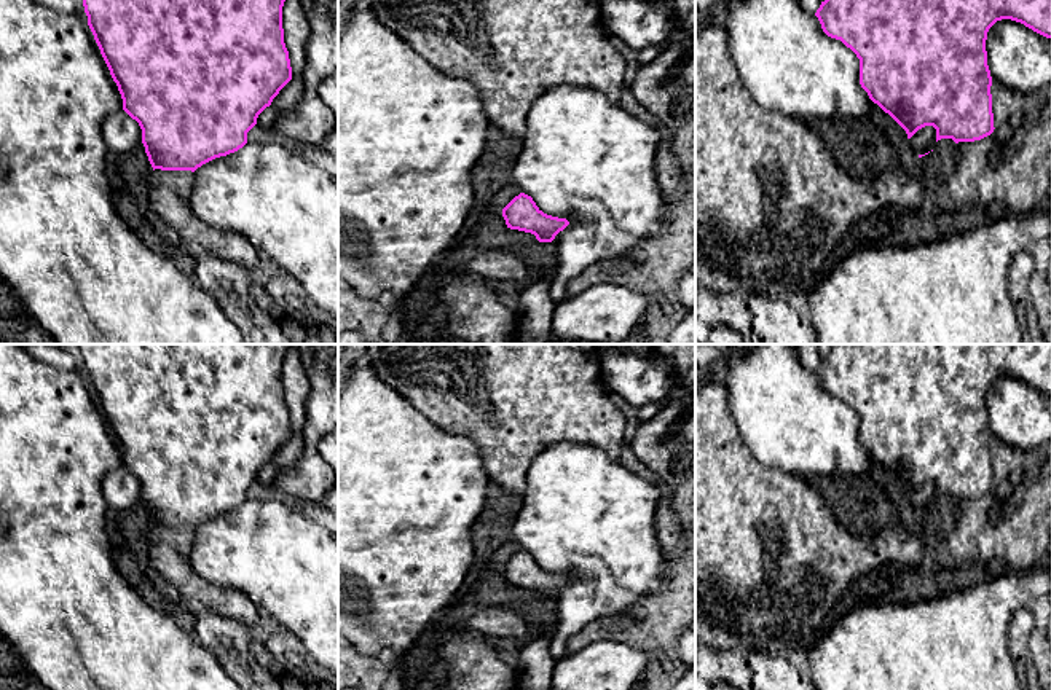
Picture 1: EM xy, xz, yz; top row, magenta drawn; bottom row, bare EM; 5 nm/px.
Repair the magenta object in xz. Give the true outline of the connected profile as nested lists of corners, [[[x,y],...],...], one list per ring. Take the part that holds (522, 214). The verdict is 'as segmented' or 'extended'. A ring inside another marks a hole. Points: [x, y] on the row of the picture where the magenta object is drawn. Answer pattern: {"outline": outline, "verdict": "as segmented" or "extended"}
{"outline": [[[520,193],[504,209],[507,228],[531,233],[539,242],[552,242],[569,222],[544,214],[531,196]]], "verdict": "as segmented"}

